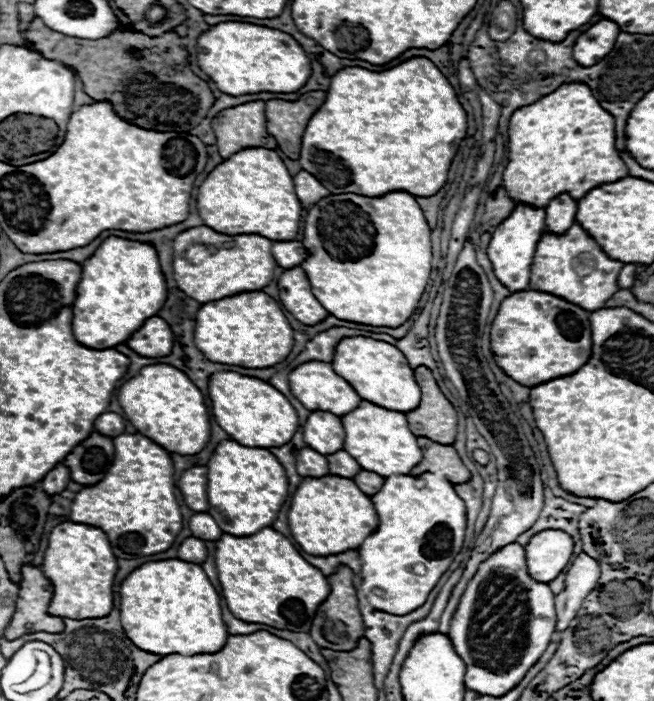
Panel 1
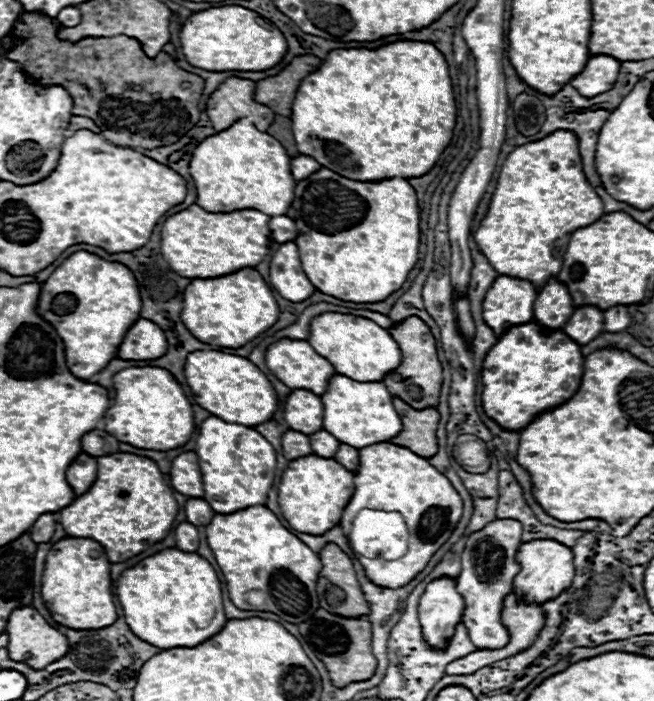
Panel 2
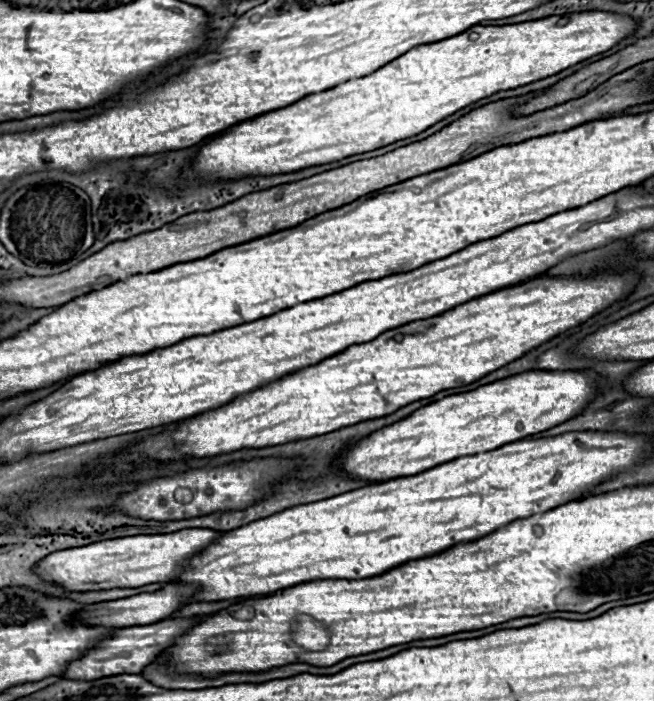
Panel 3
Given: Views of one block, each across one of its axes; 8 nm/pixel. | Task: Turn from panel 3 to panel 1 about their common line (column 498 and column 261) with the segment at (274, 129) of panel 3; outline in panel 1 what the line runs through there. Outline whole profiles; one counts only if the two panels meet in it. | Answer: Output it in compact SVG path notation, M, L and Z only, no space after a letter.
M220 22L202 32L196 42L198 68L230 96L256 92L296 92L312 74L302 46L286 32L248 22Z

